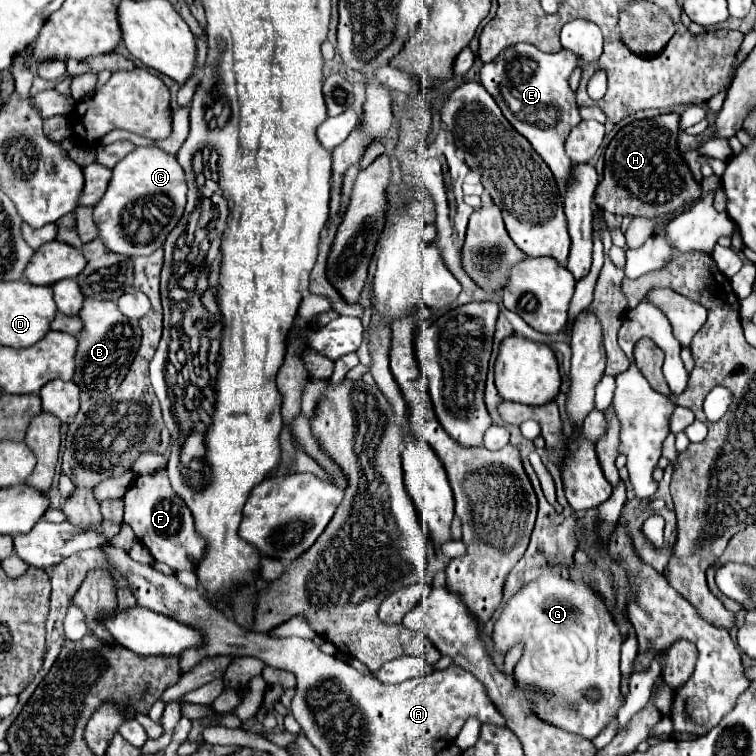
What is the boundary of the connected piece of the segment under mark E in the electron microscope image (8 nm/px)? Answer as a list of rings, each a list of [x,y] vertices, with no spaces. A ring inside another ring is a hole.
[[[515,44],[481,68],[481,84],[495,98],[513,128],[523,134],[535,152],[547,162],[557,182],[567,180],[569,176],[571,160],[565,154],[565,140],[571,128],[581,122],[575,94],[569,88],[569,76],[575,64],[577,60],[569,50],[545,54],[533,44]]]

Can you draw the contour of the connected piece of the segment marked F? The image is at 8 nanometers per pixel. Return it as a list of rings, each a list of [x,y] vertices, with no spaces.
[[[165,470],[155,474],[139,476],[123,496],[125,522],[133,528],[135,536],[151,552],[157,562],[167,564],[175,572],[193,570],[197,560],[203,556],[203,540],[195,534],[191,512],[185,502],[173,492]]]

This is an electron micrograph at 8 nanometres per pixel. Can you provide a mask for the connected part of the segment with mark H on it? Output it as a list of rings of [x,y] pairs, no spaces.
[[[663,114],[649,120],[639,120],[627,124],[617,132],[611,144],[605,150],[605,174],[599,182],[599,198],[595,194],[595,204],[601,210],[609,210],[619,216],[657,216],[657,214],[673,214],[681,204],[687,204],[699,198],[699,184],[693,180],[687,164],[681,160],[677,150],[677,132],[679,132],[679,114]]]

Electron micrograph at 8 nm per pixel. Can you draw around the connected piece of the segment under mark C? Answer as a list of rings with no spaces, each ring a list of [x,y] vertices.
[[[149,144],[149,146],[137,146],[121,162],[117,162],[105,196],[95,204],[93,218],[99,226],[99,236],[109,250],[127,256],[147,256],[163,246],[167,234],[181,220],[185,212],[185,204],[187,204],[187,182],[185,182],[183,166],[179,166],[177,156],[165,152],[155,144]]]

